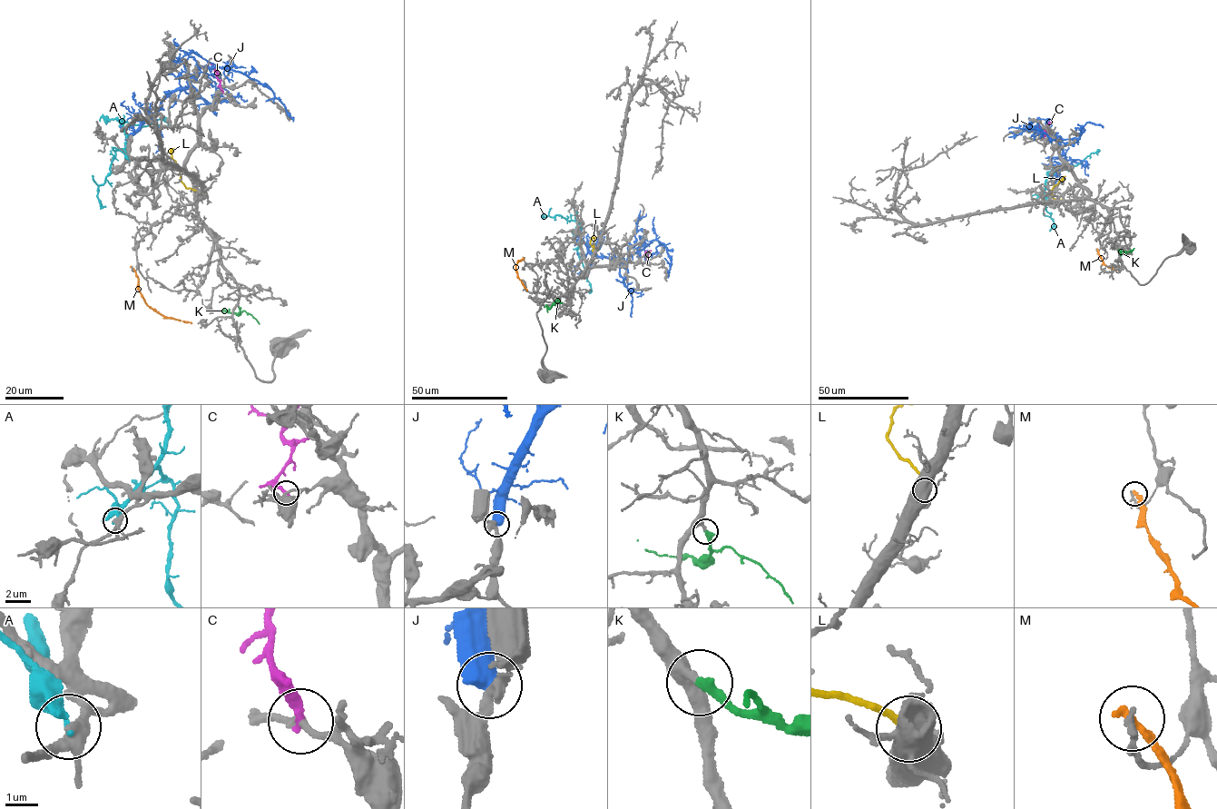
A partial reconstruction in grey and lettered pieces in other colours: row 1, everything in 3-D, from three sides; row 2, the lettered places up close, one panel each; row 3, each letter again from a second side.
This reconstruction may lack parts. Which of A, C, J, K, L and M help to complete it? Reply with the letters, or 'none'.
K

